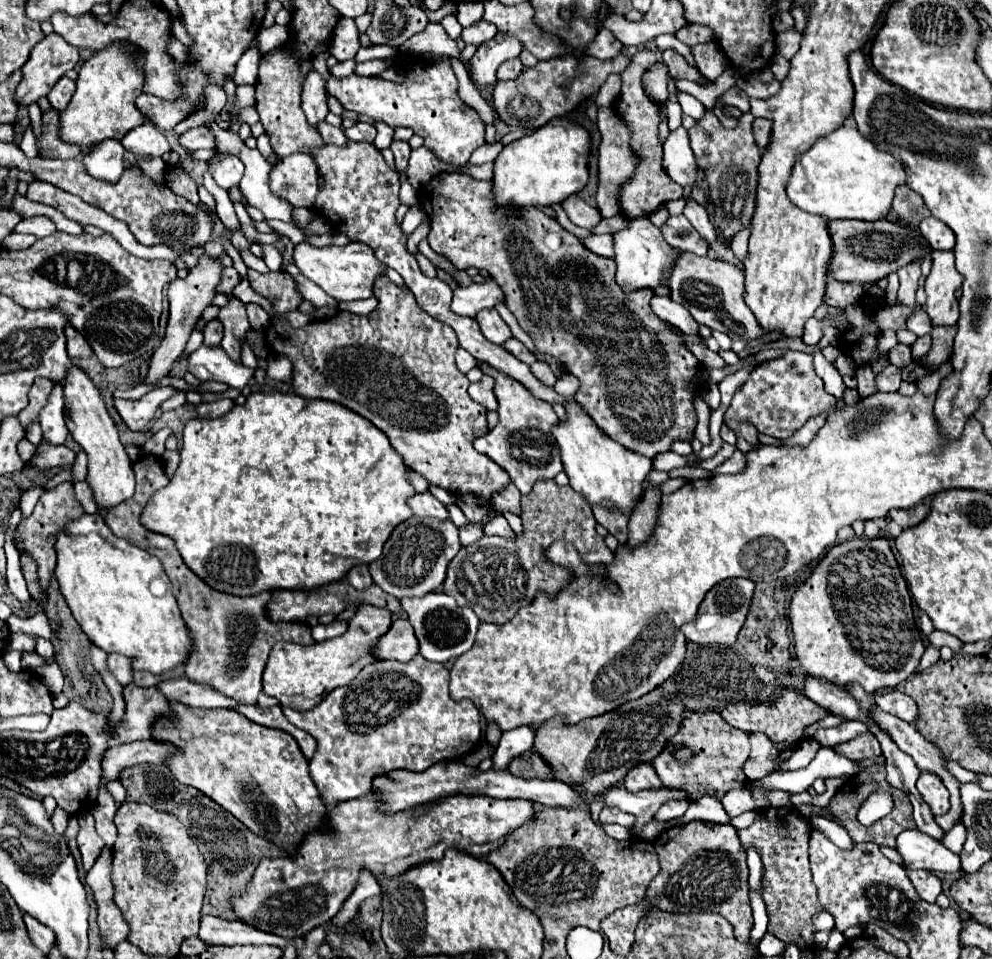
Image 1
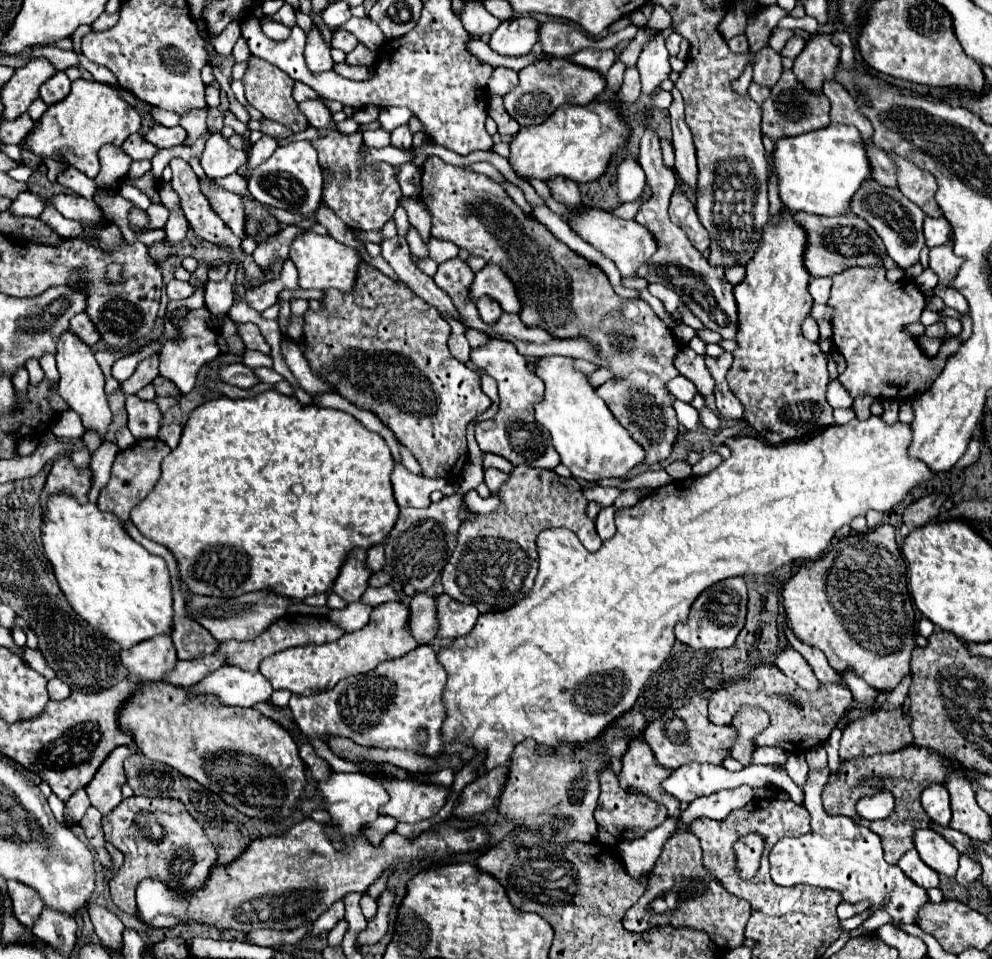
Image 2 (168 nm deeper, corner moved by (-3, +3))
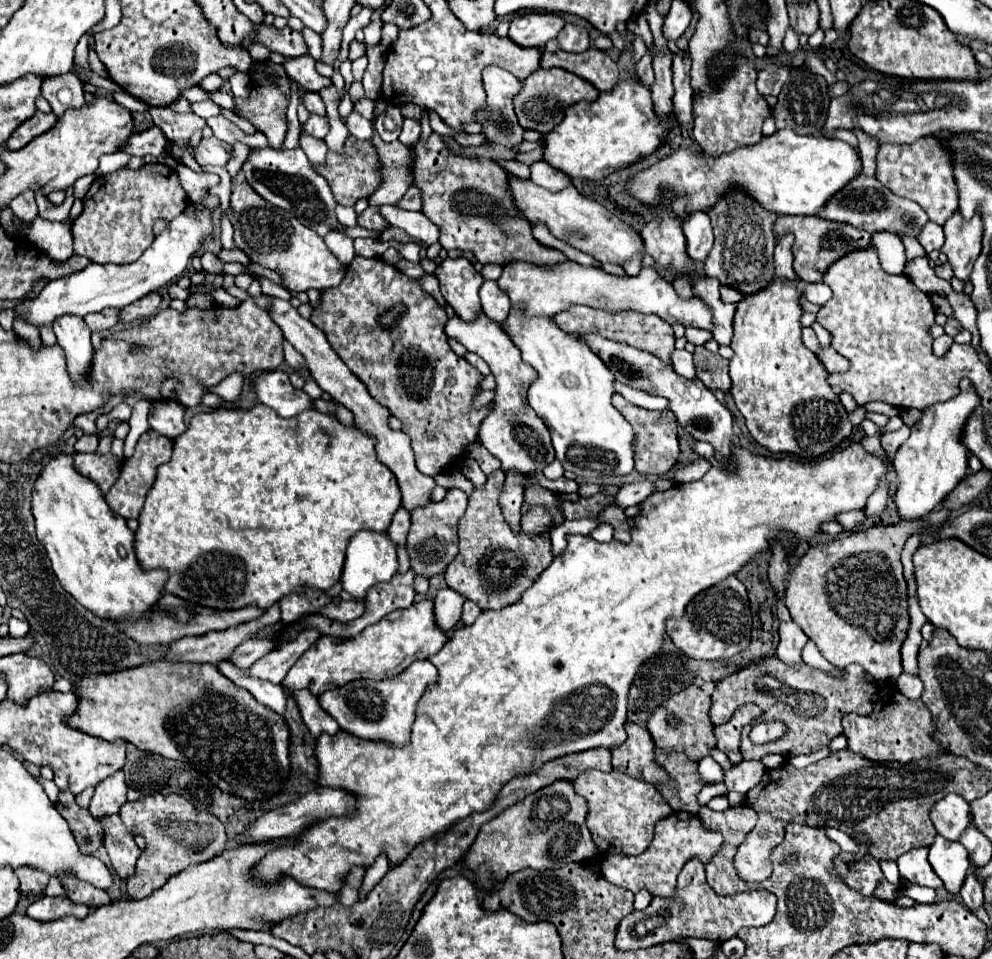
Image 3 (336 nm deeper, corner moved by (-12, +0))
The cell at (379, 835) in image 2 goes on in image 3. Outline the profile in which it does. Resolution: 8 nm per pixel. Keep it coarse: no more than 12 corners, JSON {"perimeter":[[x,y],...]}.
{"perimeter":[[381,855],[364,875],[362,888],[368,894],[389,870]]}

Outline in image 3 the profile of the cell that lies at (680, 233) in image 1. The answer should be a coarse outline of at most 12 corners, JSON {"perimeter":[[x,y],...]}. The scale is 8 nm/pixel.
{"perimeter":[[703,211],[683,219],[687,253],[705,261],[713,247],[713,227]]}

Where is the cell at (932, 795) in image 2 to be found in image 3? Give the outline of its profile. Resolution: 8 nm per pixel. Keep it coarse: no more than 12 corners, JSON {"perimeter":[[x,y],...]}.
{"perimeter":[[945,795],[931,807],[939,835],[957,841],[971,823],[961,795]]}

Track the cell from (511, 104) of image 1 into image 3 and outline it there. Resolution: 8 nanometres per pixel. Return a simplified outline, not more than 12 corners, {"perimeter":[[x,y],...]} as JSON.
{"perimeter":[[541,69],[513,99],[519,125],[549,133],[599,91],[561,69]]}

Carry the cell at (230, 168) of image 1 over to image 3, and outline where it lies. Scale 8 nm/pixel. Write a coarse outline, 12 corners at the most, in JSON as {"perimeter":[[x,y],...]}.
{"perimeter":[[217,137],[193,151],[199,165],[225,167],[233,147]]}

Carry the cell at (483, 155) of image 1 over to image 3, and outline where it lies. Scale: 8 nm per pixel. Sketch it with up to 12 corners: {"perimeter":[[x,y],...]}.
{"perimeter":[[403,143],[373,145],[381,183],[369,205],[393,205],[413,181],[415,155]]}

